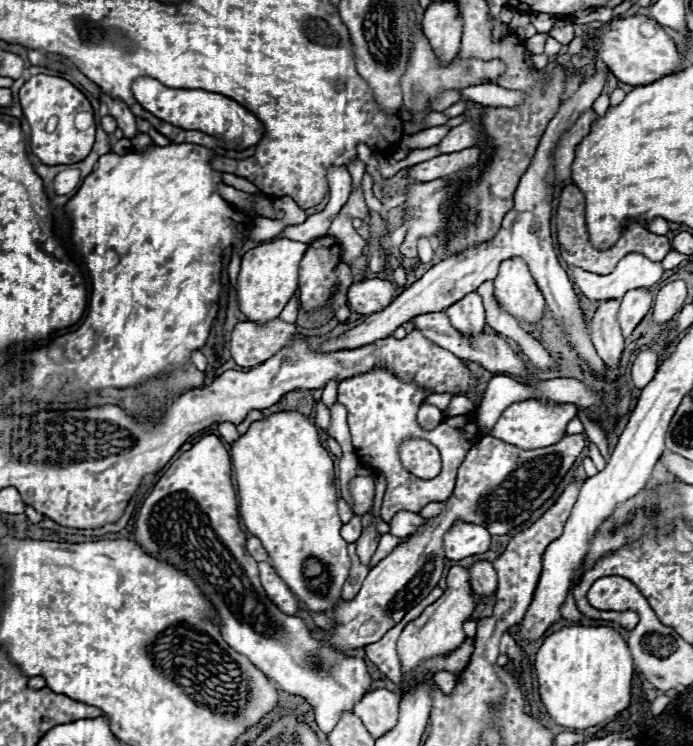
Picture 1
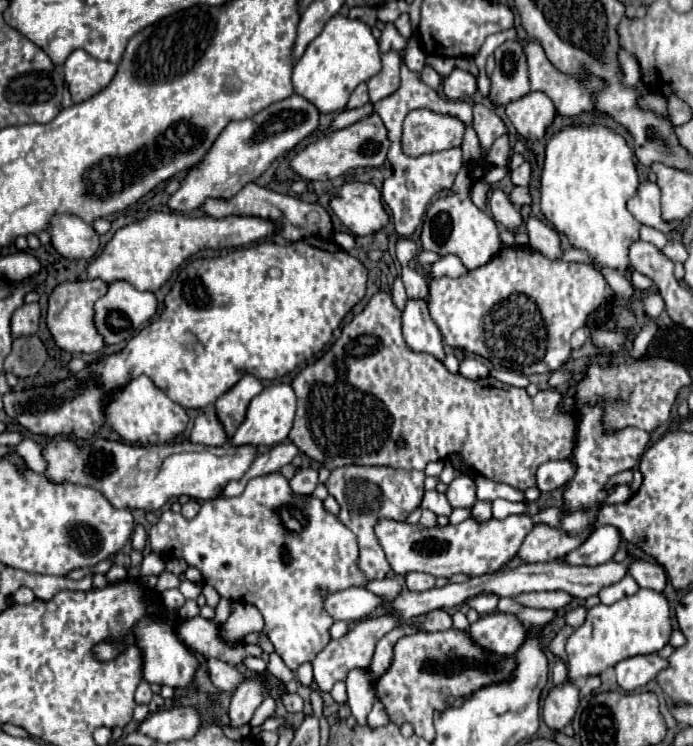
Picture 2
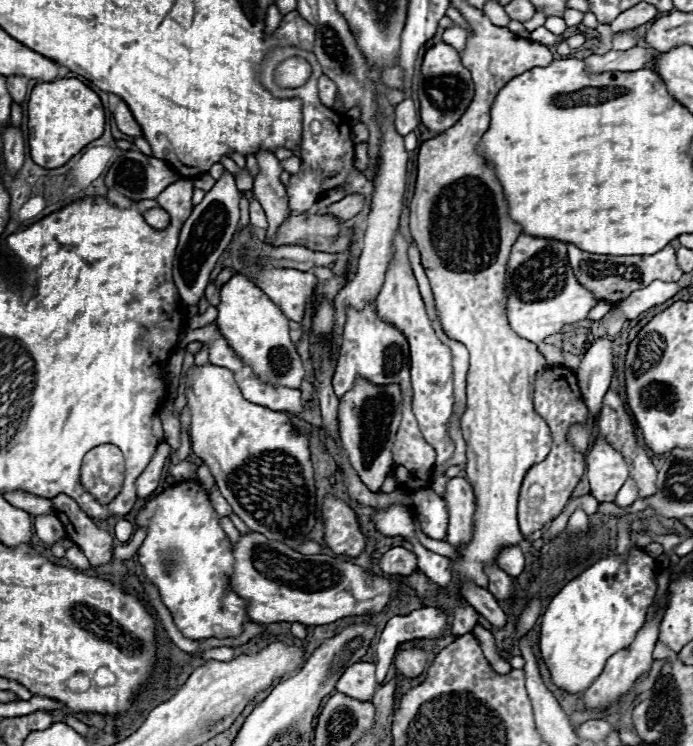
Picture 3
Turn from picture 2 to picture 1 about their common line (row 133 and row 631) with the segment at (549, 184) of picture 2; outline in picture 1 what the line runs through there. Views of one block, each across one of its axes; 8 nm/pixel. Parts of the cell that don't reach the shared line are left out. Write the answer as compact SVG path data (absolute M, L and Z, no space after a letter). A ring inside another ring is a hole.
M572 626L554 632L540 646L534 668L540 700L548 716L560 726L586 730L616 716L630 704L632 658L626 640L608 626Z

